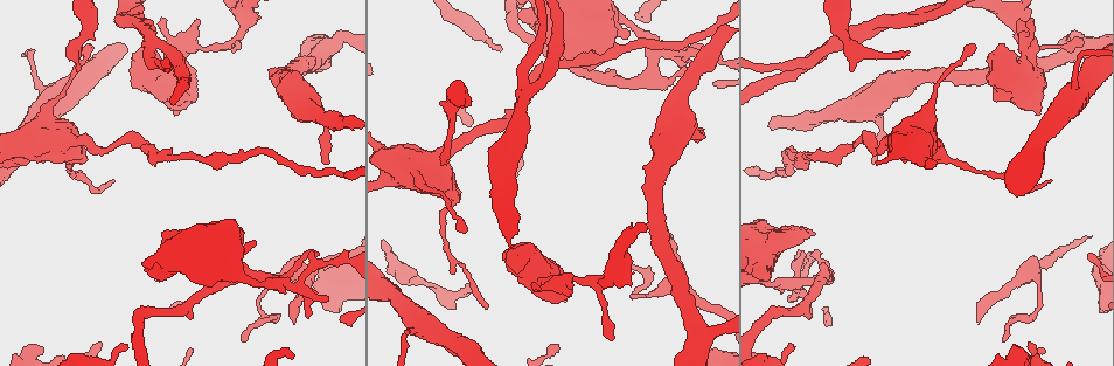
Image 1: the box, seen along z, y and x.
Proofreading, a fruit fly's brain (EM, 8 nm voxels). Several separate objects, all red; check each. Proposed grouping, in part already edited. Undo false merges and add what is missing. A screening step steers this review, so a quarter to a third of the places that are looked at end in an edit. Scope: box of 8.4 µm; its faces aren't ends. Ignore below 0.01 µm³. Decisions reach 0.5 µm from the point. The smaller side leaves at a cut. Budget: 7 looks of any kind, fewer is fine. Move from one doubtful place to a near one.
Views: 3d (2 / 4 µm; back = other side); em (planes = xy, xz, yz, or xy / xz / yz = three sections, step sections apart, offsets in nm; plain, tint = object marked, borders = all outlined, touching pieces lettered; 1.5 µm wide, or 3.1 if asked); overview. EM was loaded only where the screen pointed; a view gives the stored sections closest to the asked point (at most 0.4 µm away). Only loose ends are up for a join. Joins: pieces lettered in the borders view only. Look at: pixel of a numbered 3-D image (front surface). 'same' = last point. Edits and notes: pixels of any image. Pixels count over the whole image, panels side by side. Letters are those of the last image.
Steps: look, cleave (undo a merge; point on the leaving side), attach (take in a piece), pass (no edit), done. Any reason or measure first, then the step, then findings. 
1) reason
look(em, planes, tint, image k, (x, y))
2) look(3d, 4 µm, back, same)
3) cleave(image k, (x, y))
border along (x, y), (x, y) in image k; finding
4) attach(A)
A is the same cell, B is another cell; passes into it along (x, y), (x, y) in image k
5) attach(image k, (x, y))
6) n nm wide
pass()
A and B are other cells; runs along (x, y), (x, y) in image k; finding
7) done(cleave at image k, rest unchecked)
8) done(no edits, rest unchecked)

sharp bend
look(3d, 4 µm, image 1, (76, 151))

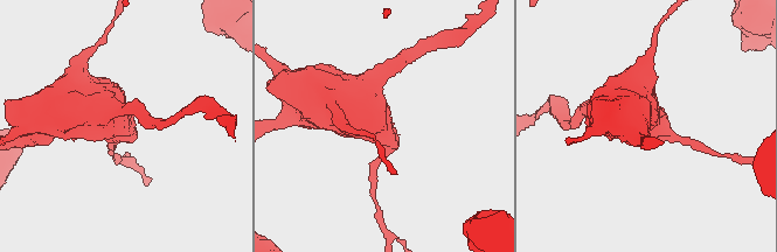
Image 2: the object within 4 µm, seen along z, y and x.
shape alone is not enough
look(em, planes, borders, image 2, (657, 126))

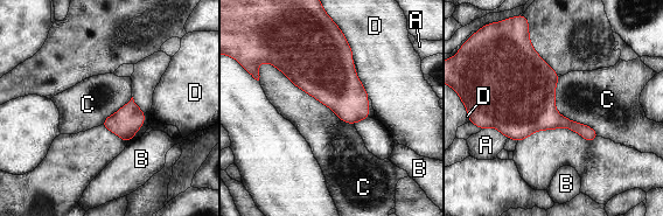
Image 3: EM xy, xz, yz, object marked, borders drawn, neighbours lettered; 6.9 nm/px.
pass()
A, B, C and D are other cells; border along (257, 64), (276, 65), (354, 124) in image 3; continuous, no second cell

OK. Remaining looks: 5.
an open end
look(em, planes, borders, image 1, (240, 44))

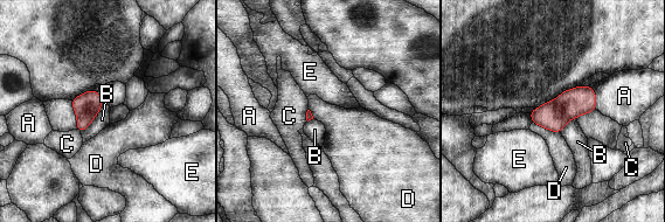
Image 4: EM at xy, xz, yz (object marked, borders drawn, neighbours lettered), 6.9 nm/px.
B touches over 260 nm
pass()
A, B, C, D and E are other cells; border along (103, 103), (97, 115), (81, 132) in image 4; no lettered piece goes on from it

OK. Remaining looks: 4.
looks like a crossing
look(3d, 2 µm, image 1, (792, 284))

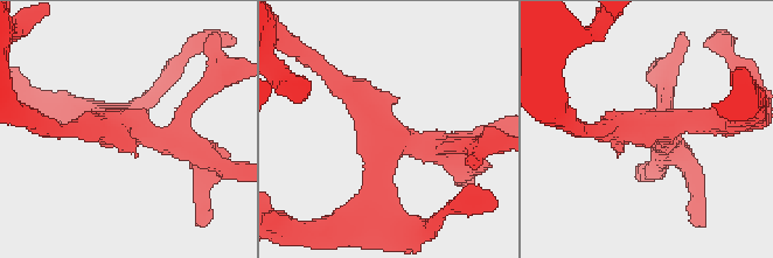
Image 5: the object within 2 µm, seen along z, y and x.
now the EM
look(em, xz, step 8, tint, image 5, (659, 130))

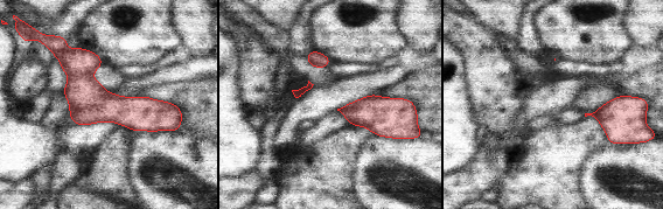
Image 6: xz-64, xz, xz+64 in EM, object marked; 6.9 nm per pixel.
look(em, planes, borders, same)

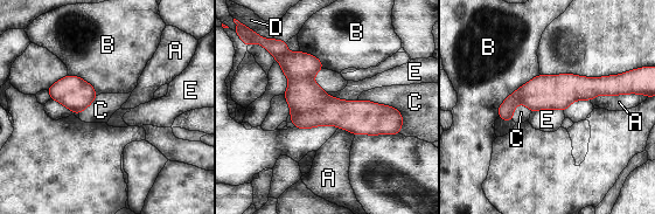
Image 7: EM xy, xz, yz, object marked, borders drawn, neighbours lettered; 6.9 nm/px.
pass()
A, B, C, D and E are other cells; runs along (280, 59), (331, 111), (396, 119) in image 7; all the same cell

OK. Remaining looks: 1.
done(no edits, rest unchecked)

